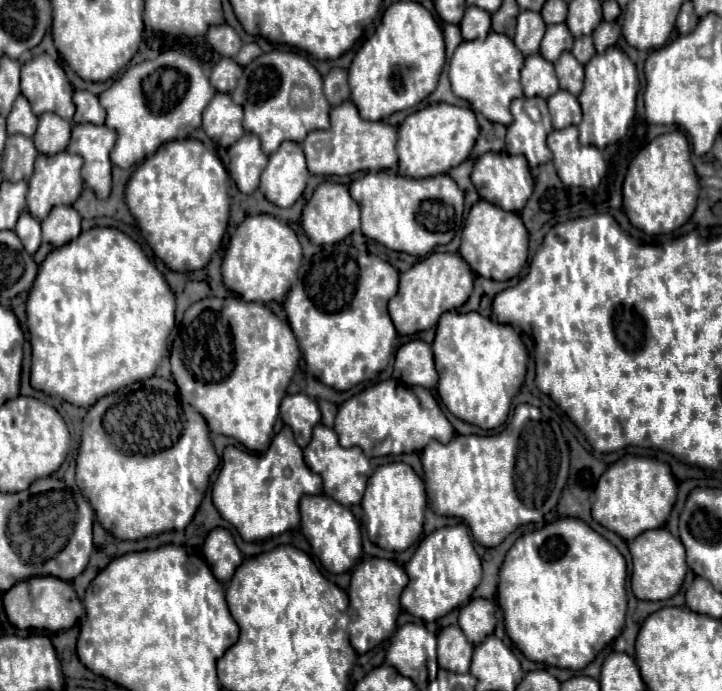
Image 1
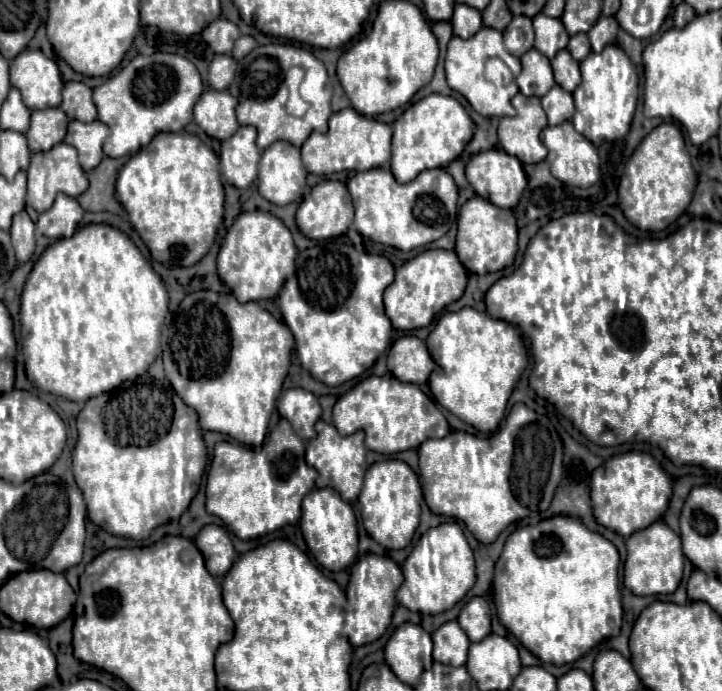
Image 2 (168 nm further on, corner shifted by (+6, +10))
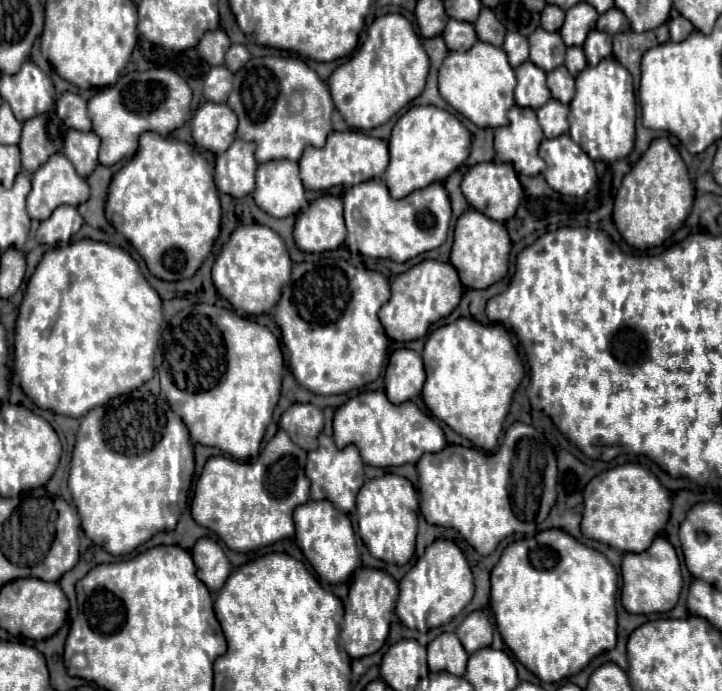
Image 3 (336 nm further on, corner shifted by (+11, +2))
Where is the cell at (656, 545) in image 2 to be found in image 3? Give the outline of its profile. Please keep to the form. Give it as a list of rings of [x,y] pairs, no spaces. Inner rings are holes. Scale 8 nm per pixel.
[[[655,538],[653,546],[641,554],[625,554],[621,564],[623,574],[623,588],[621,588],[621,604],[631,614],[661,614],[669,612],[677,600],[679,592],[683,588],[679,558],[675,554],[675,548],[665,538]]]

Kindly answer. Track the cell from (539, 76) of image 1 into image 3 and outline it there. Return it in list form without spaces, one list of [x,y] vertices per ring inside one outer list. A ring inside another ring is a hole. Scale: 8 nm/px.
[[[523,62],[519,68],[515,68],[517,86],[515,86],[515,102],[521,108],[541,108],[549,98],[549,88],[545,84],[545,72],[533,62]]]

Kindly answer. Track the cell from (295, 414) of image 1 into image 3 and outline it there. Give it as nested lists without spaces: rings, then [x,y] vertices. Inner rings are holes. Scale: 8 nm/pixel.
[[[293,404],[279,420],[279,426],[303,450],[317,448],[317,436],[323,430],[323,412],[313,404]]]

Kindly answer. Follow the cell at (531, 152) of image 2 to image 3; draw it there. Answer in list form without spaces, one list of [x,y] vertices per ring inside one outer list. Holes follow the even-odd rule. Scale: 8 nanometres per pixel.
[[[513,106],[507,118],[509,124],[495,130],[495,158],[511,164],[517,174],[541,174],[545,170],[545,162],[541,162],[537,146],[543,140],[543,130],[537,122],[535,110]]]

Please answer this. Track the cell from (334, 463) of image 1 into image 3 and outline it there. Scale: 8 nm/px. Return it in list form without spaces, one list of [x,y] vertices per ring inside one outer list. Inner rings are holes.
[[[321,434],[319,436],[319,448],[309,452],[305,474],[311,480],[311,500],[329,500],[337,510],[343,514],[351,514],[355,510],[355,498],[361,486],[365,484],[365,472],[363,472],[363,460],[359,456],[359,450],[355,446],[347,446],[345,450],[339,450],[333,442],[333,438]]]

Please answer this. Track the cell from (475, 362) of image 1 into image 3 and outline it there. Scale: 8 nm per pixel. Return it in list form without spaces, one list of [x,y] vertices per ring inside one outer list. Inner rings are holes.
[[[459,318],[431,332],[423,348],[423,362],[427,372],[423,402],[431,414],[477,448],[493,450],[499,442],[513,392],[525,374],[509,332],[501,324],[485,326],[473,318]]]

